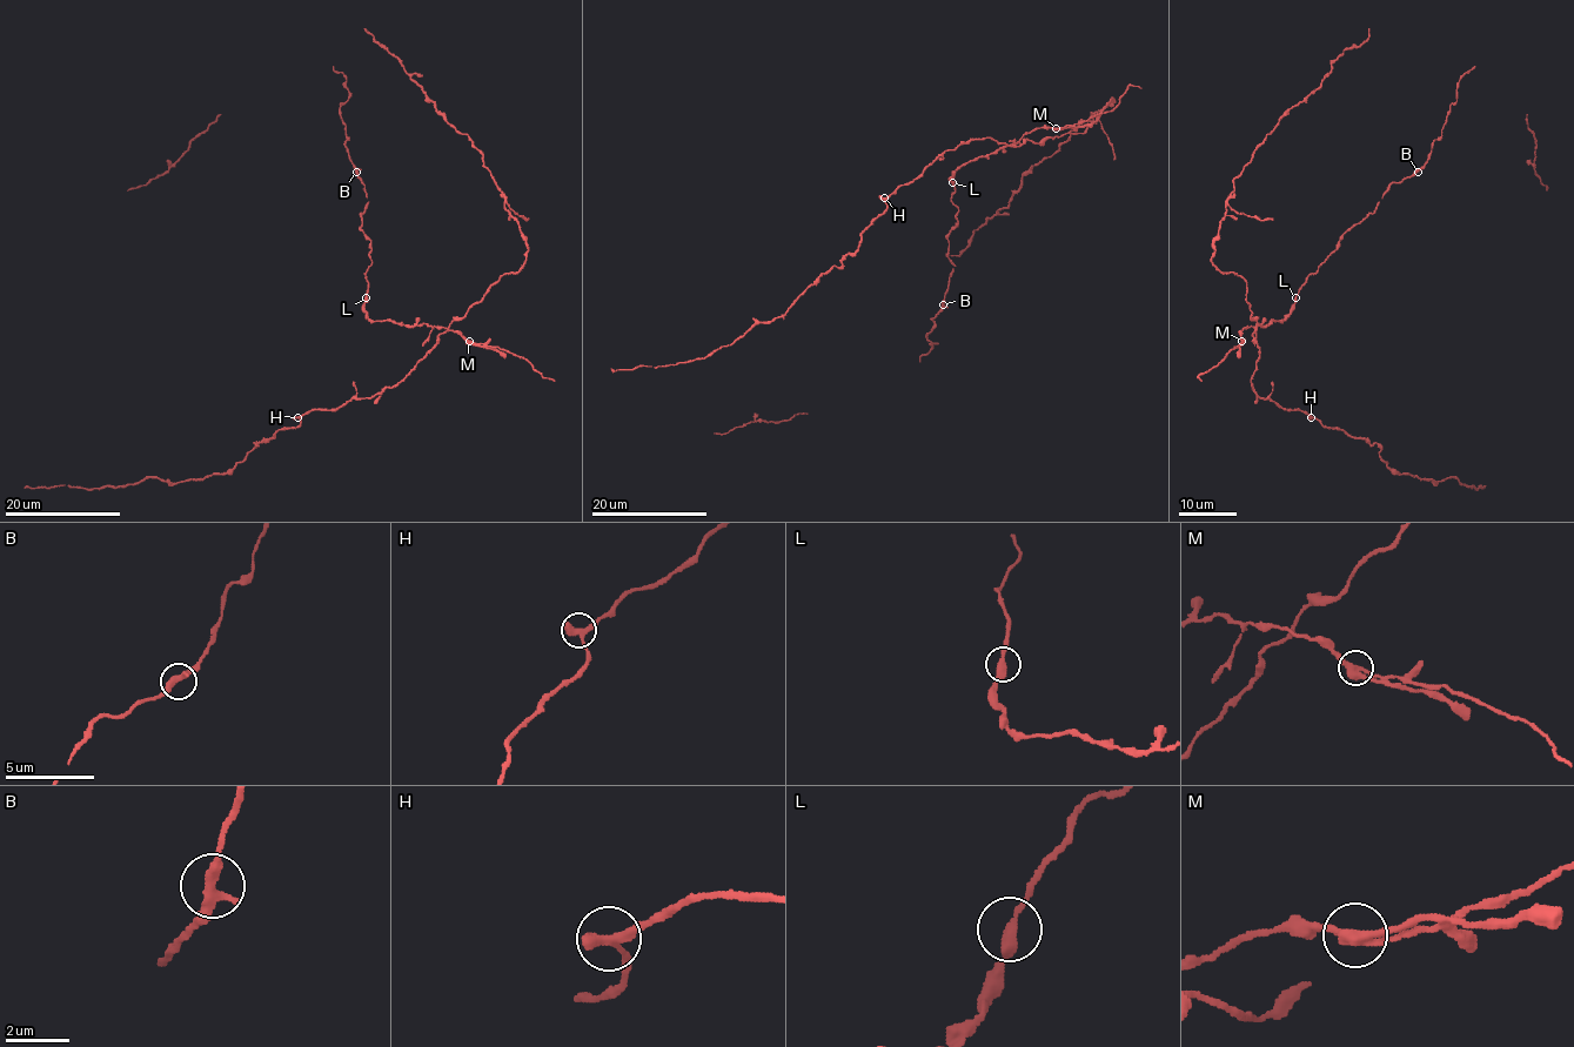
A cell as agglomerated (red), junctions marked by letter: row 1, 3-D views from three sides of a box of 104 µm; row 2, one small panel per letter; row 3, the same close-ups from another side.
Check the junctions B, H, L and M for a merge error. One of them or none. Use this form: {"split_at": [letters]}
{"split_at": ["M"]}

